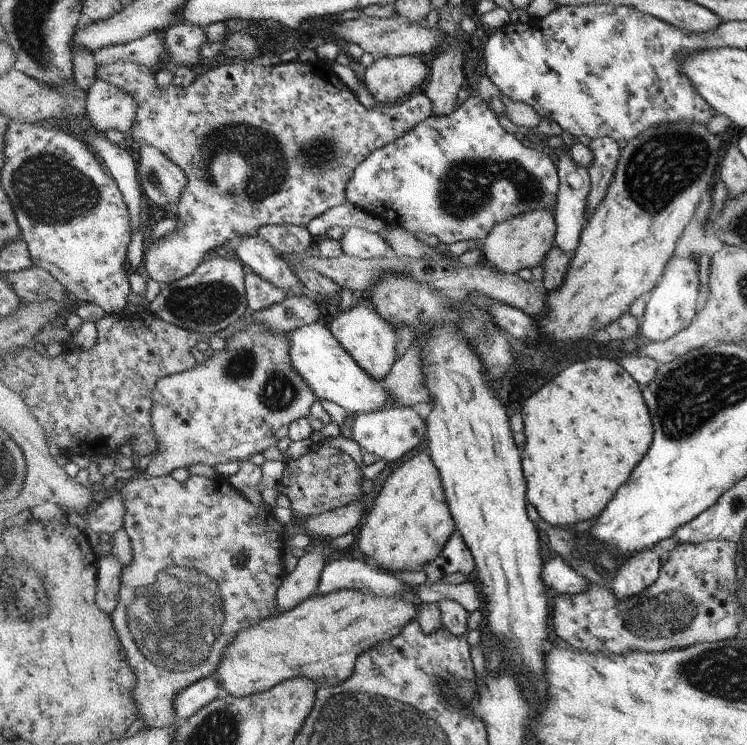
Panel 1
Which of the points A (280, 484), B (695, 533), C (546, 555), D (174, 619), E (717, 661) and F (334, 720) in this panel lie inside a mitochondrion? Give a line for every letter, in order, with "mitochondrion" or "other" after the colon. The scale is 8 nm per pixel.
A: other
B: other
C: other
D: mitochondrion
E: mitochondrion
F: mitochondrion

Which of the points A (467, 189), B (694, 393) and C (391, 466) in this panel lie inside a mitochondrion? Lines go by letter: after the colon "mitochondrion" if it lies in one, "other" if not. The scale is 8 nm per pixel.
A: mitochondrion
B: mitochondrion
C: other

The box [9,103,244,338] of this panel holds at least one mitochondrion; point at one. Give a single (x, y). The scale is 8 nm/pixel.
(211, 303)

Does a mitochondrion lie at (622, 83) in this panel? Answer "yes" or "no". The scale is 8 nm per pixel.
no

